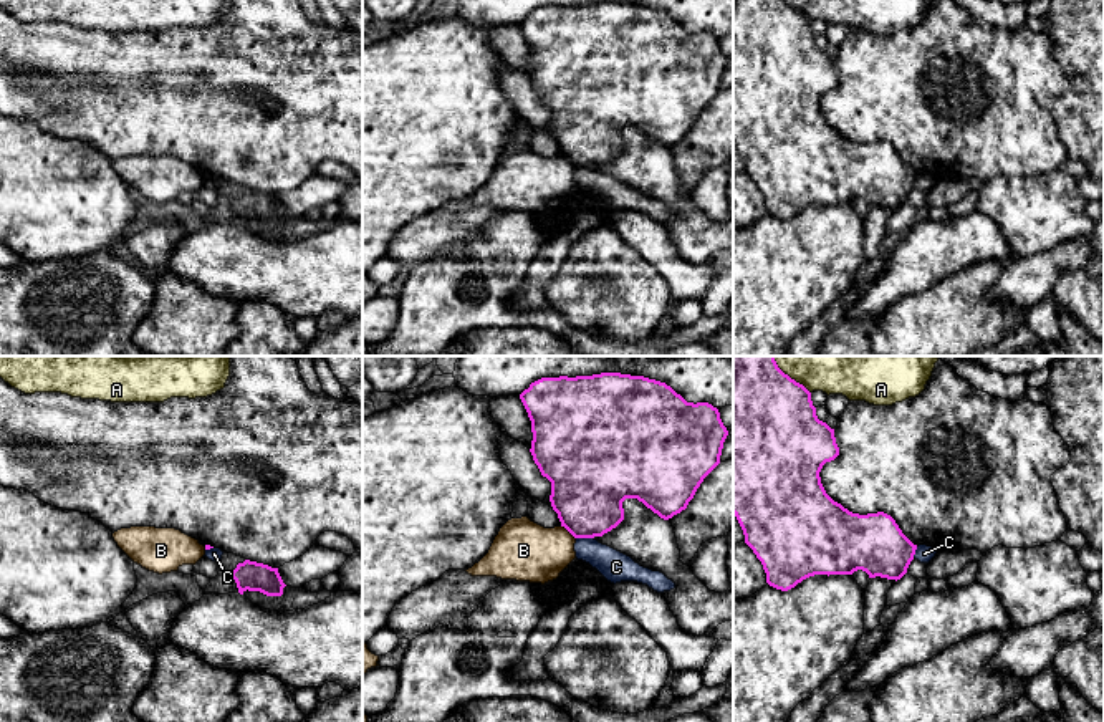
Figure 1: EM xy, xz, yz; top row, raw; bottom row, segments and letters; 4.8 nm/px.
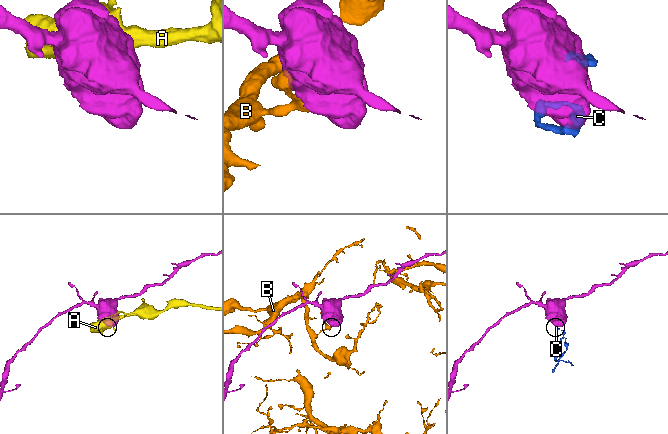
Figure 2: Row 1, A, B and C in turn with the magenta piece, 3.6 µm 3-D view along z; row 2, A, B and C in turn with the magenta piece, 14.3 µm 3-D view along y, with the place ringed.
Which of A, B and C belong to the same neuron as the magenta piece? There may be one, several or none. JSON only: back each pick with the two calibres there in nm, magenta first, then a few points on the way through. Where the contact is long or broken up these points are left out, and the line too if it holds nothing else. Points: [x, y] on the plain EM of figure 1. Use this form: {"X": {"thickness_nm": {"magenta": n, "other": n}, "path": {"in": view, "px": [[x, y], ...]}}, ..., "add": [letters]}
{"add": []}

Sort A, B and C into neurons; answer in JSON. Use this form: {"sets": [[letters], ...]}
{"sets": [["A"], ["B"], ["C"]]}

